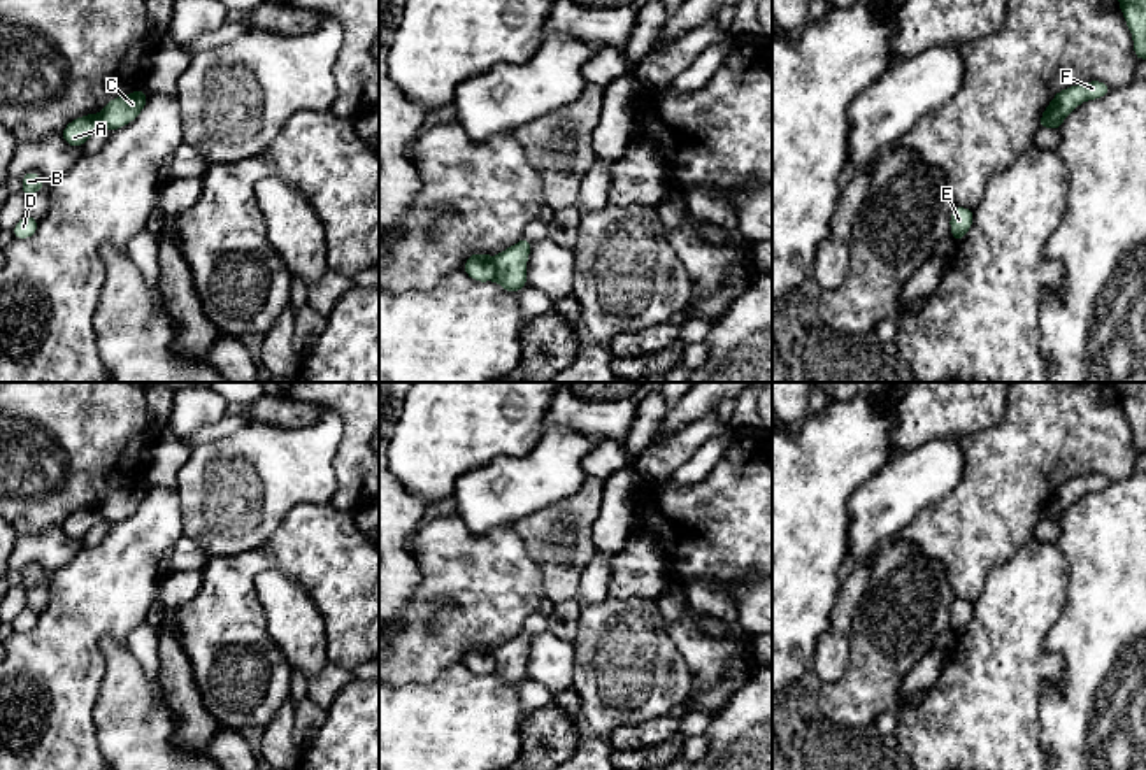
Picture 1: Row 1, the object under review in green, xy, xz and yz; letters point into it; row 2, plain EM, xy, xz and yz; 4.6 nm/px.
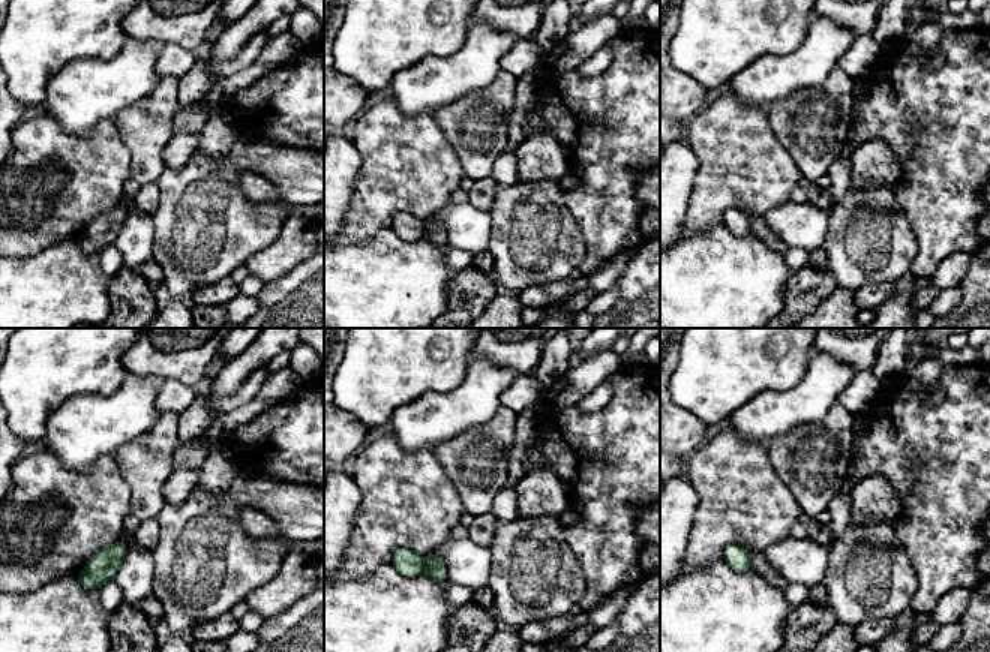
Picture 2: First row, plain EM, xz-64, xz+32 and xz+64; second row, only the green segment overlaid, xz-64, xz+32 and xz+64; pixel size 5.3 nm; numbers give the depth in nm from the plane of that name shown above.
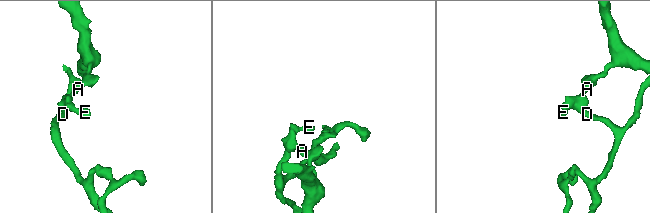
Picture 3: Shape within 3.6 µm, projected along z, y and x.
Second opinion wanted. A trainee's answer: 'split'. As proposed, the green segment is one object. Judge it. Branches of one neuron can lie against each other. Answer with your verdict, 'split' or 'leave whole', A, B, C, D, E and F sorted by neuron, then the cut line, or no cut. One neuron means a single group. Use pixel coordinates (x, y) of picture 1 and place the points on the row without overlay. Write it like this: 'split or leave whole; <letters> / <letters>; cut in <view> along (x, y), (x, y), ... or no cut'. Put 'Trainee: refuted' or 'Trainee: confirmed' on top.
Trainee: confirmed
split; A B D E / C F; cut in xz along (495, 651), (495, 669), (492, 672)

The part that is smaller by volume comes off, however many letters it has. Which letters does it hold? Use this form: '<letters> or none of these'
A, B, D, E

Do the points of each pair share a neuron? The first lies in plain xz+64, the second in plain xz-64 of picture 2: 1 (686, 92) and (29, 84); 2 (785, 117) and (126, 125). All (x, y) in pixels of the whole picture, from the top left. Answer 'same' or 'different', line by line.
1: different
2: same

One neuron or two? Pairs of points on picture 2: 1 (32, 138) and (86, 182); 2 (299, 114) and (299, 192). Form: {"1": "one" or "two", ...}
{"1": "one", "2": "two"}

